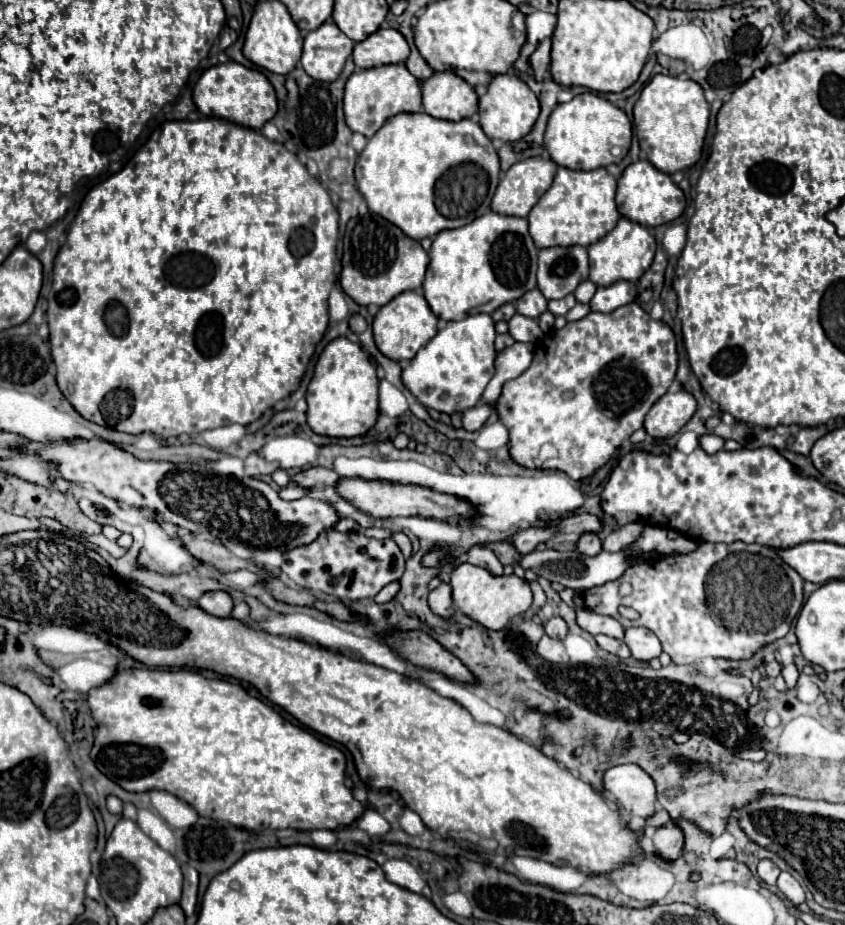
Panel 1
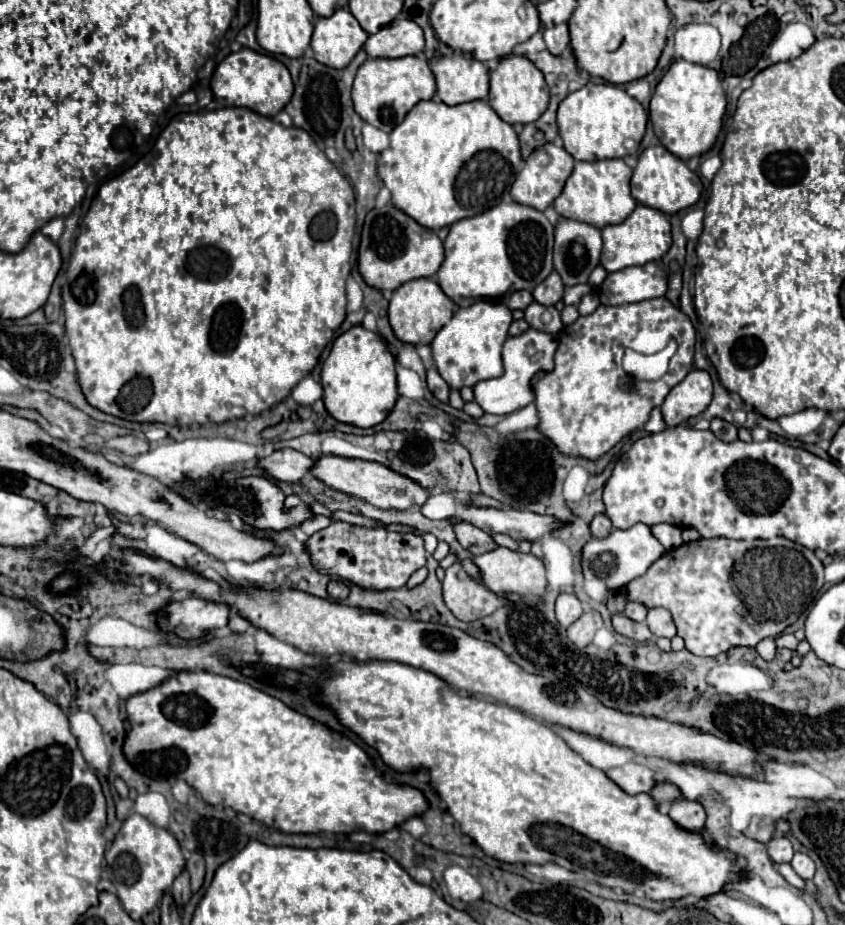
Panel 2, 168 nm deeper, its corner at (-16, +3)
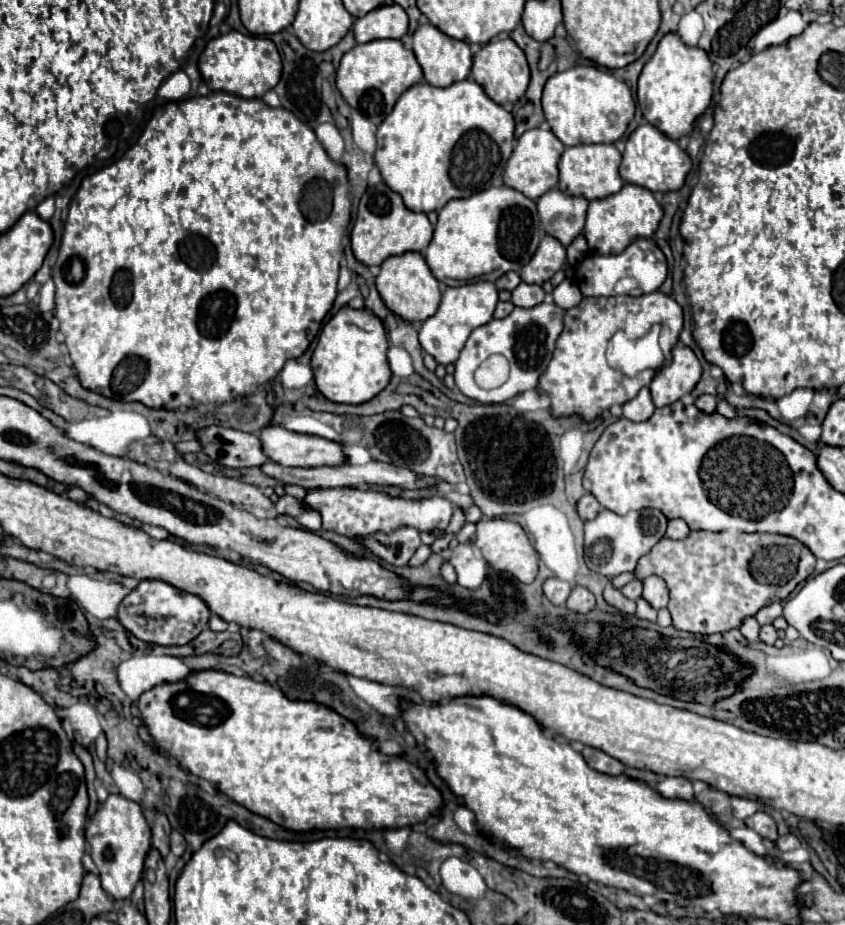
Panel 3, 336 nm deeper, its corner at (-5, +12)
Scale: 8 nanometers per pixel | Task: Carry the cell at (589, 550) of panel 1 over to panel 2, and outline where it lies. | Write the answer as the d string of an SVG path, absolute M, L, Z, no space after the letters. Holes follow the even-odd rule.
M596 515L590 523L590 529L592 529L592 535L594 537L604 537L608 535L608 531L612 531L612 521L606 517L606 515Z

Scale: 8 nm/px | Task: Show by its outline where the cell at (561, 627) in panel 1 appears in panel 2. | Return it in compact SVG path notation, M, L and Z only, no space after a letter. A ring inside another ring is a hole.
M560 593L556 597L556 619L562 627L572 625L584 611L584 605L574 593Z

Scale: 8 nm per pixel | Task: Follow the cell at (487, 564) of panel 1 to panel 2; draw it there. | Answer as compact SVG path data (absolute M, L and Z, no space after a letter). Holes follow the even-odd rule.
M466 521L454 523L454 533L456 533L456 539L460 541L460 545L464 549L468 549L472 555L480 555L480 553L496 547L496 543L492 541L492 537L488 533L480 531L478 527L474 527Z

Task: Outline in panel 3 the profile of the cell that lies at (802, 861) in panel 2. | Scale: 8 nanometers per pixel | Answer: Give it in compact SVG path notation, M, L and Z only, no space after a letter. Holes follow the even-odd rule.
M793 834L779 836L779 840L777 840L777 848L779 848L781 852L789 852L789 850L795 850L795 848L799 848L799 846L801 846L801 842L799 842L799 838L793 836Z

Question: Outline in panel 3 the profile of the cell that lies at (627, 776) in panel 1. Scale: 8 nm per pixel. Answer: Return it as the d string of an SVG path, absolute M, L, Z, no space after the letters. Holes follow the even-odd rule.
M591 746L583 748L583 758L597 772L603 772L603 774L609 774L609 776L621 776L625 772L625 766L617 758L609 756L609 754L605 754L597 748L591 748Z

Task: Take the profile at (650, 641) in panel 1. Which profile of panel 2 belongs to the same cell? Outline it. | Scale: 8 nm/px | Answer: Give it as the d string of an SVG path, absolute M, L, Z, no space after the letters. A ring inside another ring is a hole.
M664 607L650 609L648 617L646 617L646 623L648 623L650 631L656 637L668 637L668 639L672 639L676 635L676 627L674 627L674 621L672 621L672 615Z

